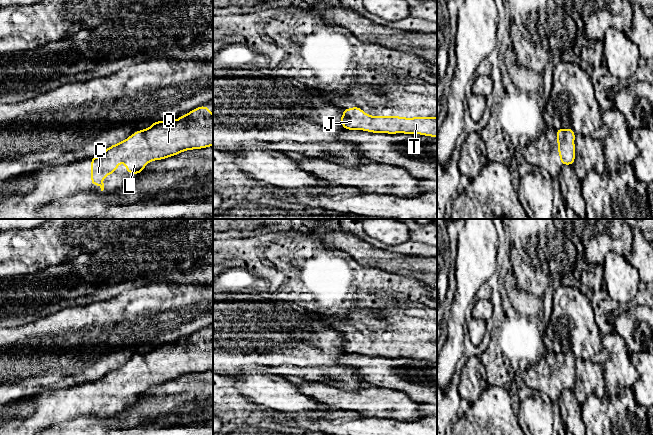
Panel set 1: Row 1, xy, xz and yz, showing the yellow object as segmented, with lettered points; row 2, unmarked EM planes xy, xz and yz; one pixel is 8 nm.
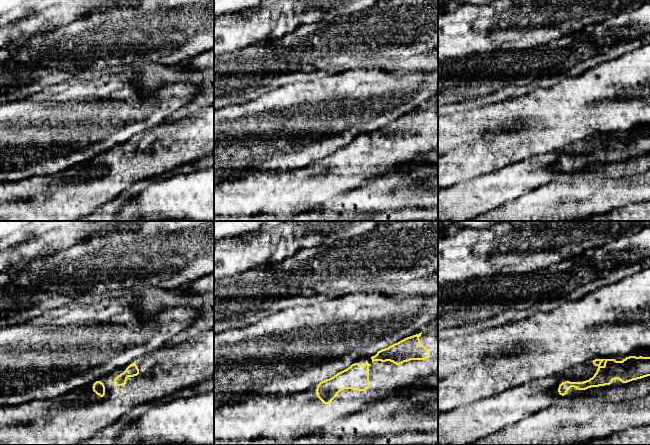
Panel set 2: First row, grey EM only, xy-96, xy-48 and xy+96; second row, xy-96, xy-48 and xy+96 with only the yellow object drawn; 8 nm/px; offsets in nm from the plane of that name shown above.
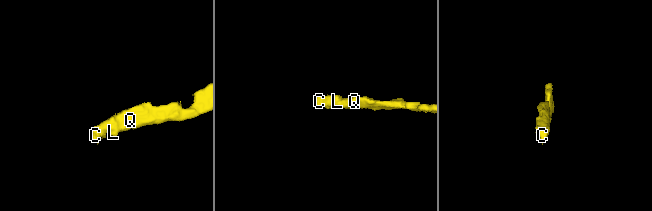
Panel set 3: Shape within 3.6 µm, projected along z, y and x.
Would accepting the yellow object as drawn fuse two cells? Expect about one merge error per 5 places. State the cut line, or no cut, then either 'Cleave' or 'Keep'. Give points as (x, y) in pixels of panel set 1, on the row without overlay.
No split. Keep

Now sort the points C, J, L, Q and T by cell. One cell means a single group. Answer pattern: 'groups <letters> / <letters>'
groups C J L Q T

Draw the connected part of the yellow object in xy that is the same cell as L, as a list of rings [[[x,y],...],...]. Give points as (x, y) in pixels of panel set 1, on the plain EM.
[[[200,330],[176,344],[166,343],[138,354],[97,381],[91,381],[91,408],[104,414],[103,403],[124,387],[130,398],[140,398],[149,386],[194,373],[213,370],[213,338]]]

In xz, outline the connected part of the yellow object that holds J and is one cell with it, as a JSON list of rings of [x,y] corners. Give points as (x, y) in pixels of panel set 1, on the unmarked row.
[[[360,331],[342,333],[343,340],[339,344],[344,353],[437,361],[437,341],[372,340],[363,336],[362,333]]]

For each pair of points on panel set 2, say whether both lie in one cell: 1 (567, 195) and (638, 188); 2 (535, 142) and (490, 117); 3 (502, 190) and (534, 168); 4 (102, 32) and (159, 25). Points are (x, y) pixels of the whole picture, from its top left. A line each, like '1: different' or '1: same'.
1: same
2: same
3: same
4: same

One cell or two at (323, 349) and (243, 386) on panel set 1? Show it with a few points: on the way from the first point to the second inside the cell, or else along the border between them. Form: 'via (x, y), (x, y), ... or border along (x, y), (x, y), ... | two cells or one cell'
border along (255, 370), (280, 374), (293, 379) | two cells

